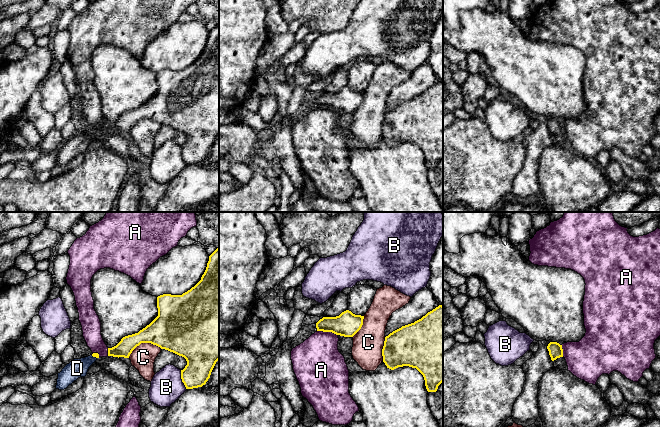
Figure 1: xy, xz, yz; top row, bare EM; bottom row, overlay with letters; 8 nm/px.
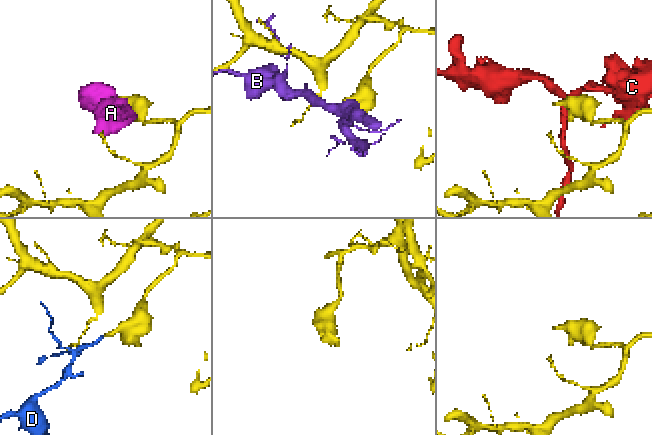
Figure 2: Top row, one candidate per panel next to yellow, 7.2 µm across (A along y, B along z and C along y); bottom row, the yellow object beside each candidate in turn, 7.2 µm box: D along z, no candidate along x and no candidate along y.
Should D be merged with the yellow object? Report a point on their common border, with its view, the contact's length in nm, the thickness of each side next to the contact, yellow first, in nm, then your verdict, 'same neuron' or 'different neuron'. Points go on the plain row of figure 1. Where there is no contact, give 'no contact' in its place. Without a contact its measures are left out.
meets yellow in xy at (94, 132); contact 50 nm long; 40 nm thick on the yellow side, 150 nm on the other; same neuron

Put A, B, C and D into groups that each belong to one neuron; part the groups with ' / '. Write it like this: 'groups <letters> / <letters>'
groups A / B / C / D

